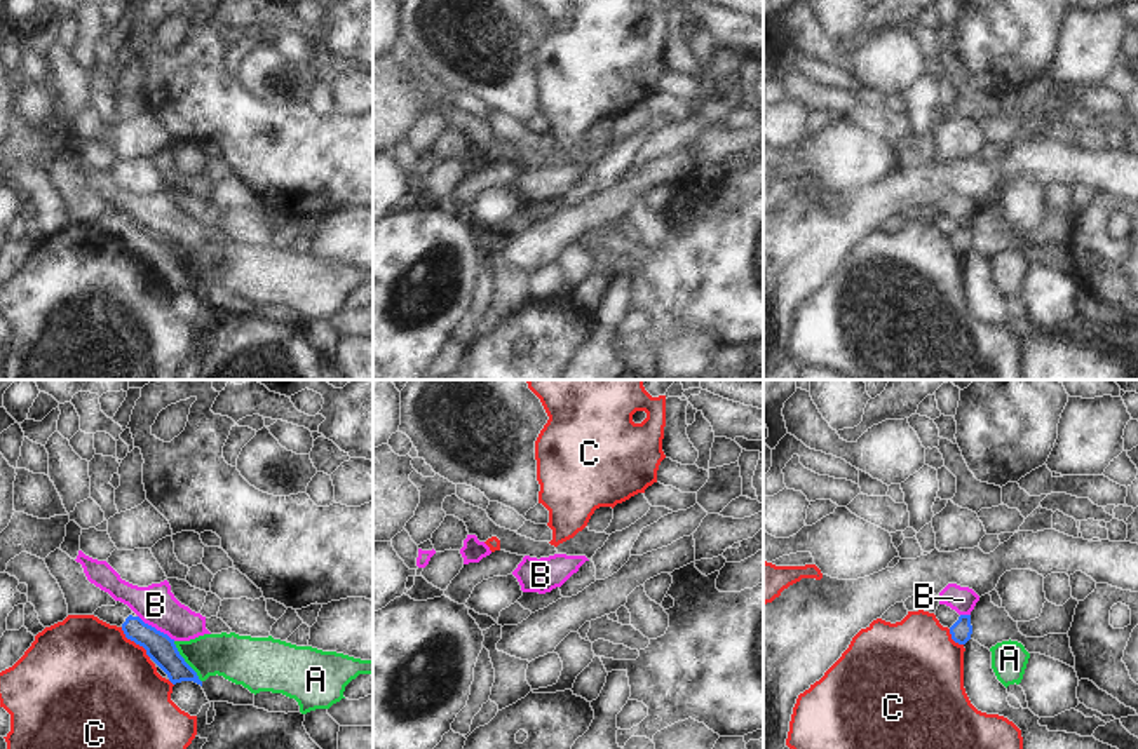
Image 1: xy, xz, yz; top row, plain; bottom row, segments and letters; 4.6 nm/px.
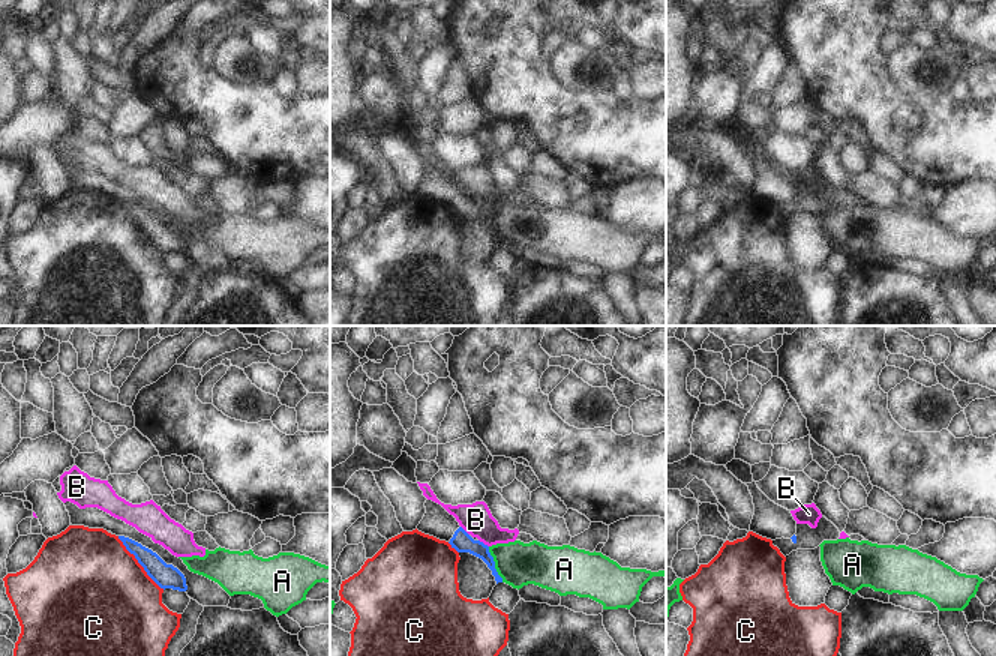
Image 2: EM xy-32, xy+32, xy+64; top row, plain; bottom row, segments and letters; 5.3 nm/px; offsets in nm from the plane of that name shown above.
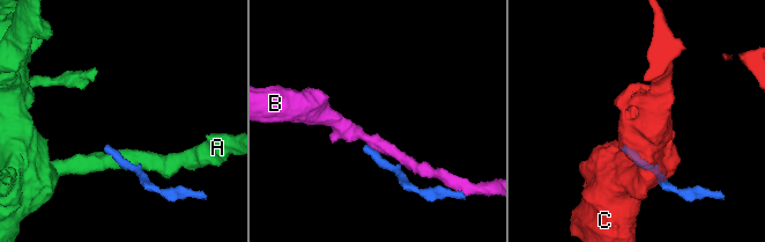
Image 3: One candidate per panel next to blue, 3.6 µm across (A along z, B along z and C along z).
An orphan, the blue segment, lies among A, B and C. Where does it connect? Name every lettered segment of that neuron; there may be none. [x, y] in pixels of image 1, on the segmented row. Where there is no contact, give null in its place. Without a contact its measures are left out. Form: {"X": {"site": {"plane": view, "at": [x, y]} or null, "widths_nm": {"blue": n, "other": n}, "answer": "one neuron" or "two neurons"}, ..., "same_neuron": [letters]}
{"A": {"site": {"plane": "xy", "at": [185, 662]}, "widths_nm": {"blue": 140, "other": 220}, "answer": "two neurons"}, "B": {"site": {"plane": "xy", "at": [155, 629]}, "widths_nm": {"blue": 140, "other": 190}, "answer": "two neurons"}, "C": {"site": {"plane": "xy", "at": [135, 641]}, "widths_nm": {"blue": 140, "other": 480}, "answer": "two neurons"}, "same_neuron": []}

